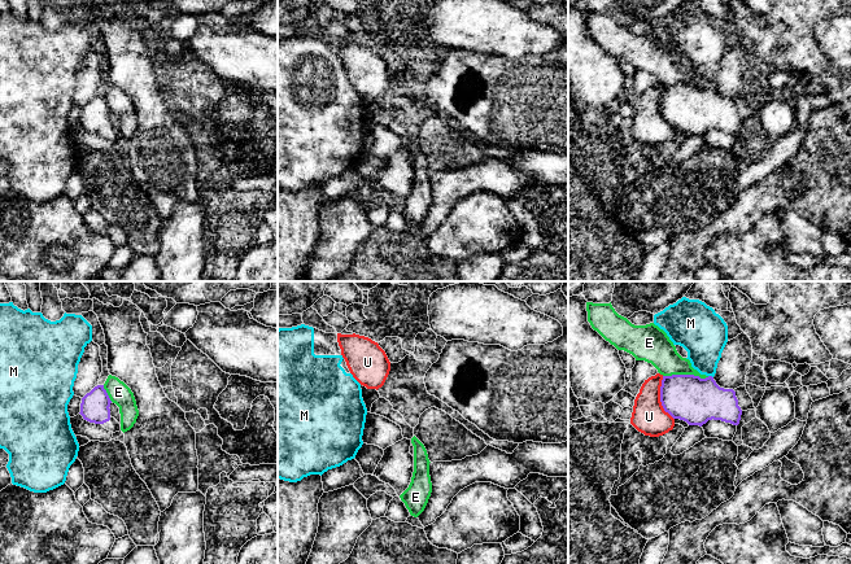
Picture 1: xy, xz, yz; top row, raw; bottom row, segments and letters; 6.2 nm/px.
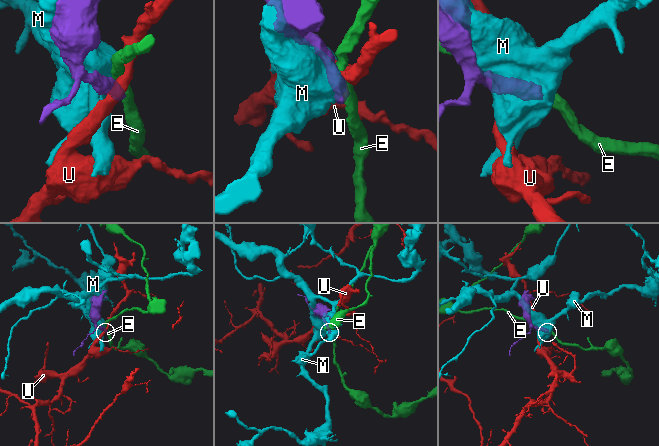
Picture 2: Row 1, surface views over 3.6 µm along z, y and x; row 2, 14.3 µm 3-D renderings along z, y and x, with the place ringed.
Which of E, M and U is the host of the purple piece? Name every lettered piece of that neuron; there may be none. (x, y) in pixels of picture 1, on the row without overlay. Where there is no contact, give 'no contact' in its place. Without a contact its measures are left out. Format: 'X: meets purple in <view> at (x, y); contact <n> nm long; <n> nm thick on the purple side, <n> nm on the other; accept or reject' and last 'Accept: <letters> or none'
E: meets purple in yz at (686, 84); contact 280 nm long; 280 nm thick on the purple side, 200 nm on the other; reject
M: meets purple in yz at (711, 86); contact 40 nm long; 280 nm thick on the purple side, 280 nm on the other; reject
U: meets purple in yz at (660, 108); contact 280 nm long; 280 nm thick on the purple side, 200 nm on the other; reject
Accept: none

